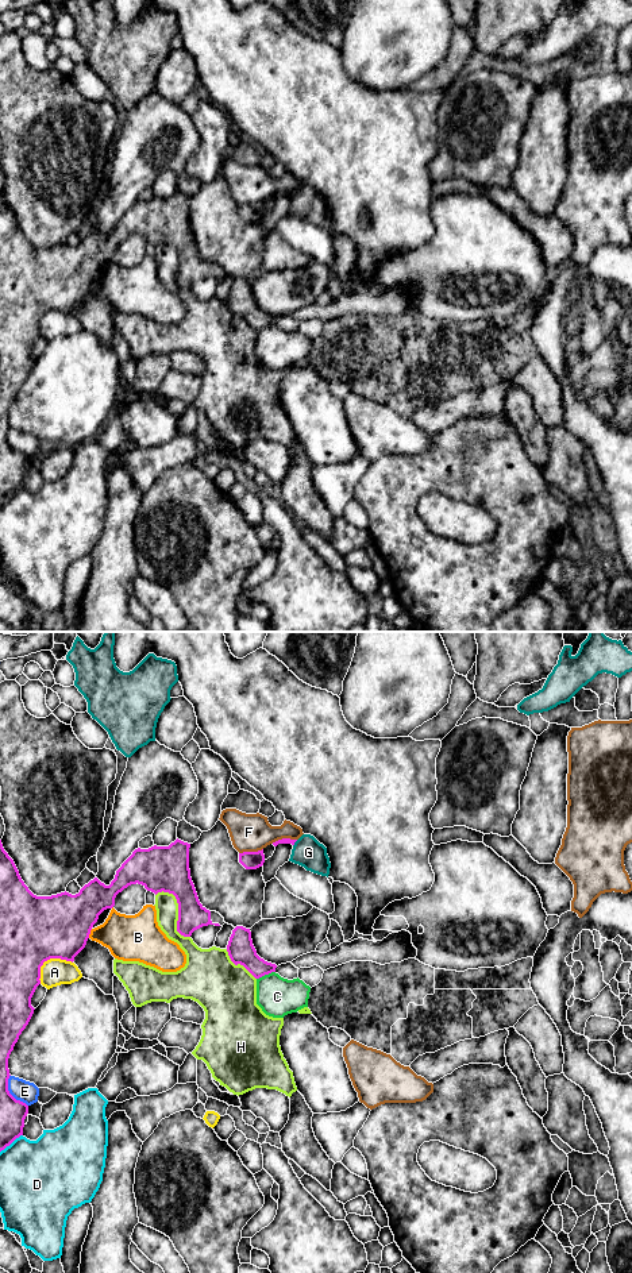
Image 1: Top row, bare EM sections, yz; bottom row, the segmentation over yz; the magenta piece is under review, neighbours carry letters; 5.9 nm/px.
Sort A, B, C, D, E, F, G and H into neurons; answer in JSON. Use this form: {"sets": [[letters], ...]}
{"sets": [["A"], ["B"], ["C", "G"], ["D"], ["E"], ["F"], ["H"]]}

